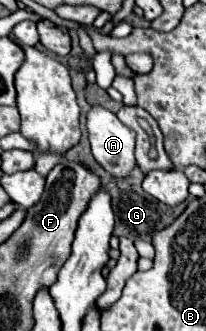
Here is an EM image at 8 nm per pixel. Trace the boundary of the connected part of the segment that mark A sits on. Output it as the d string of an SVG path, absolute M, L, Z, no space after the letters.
M92 106L88 112L88 134L96 162L112 178L128 178L136 166L136 132L124 126L116 114L102 106Z

